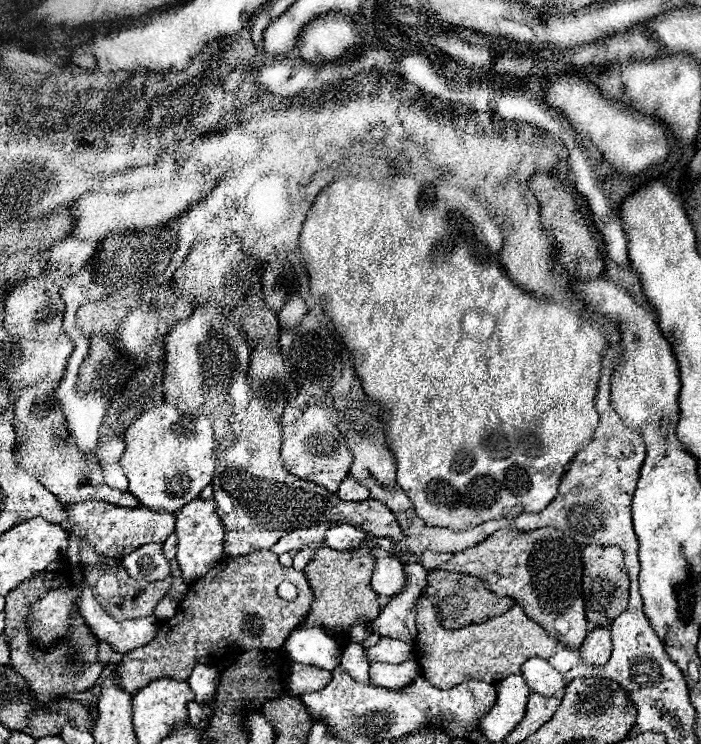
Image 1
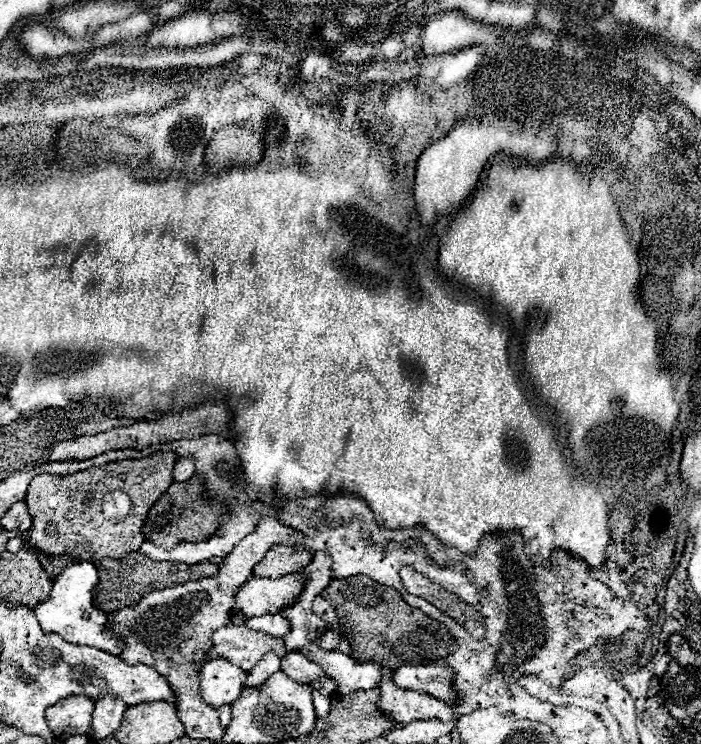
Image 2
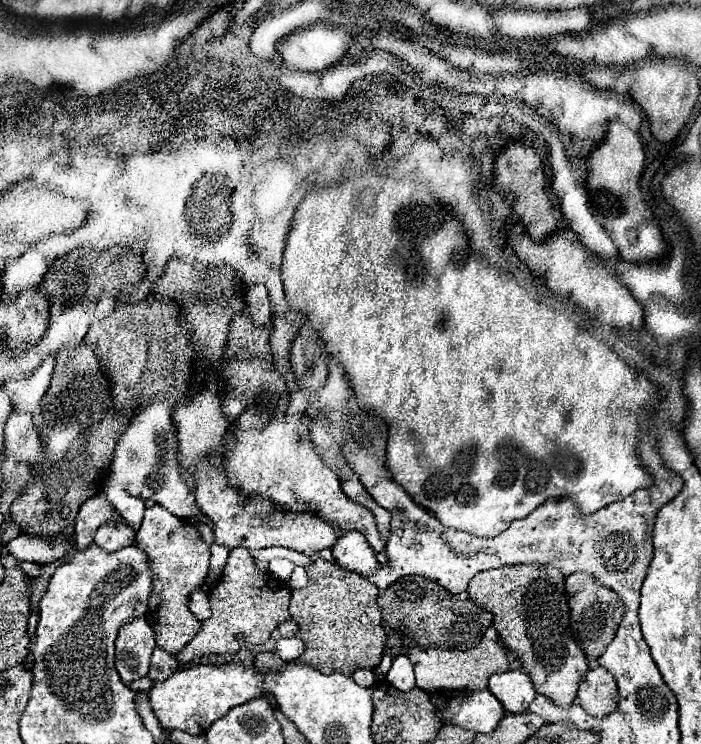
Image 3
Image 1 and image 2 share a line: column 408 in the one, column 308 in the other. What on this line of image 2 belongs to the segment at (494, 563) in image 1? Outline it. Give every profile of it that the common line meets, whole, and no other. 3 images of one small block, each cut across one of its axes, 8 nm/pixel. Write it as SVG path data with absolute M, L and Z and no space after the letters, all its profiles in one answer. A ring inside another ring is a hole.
M276 544L266 552L266 556L254 566L254 576L262 578L274 578L274 576L286 576L290 572L298 572L306 564L310 564L312 554L298 548L298 546L282 546Z

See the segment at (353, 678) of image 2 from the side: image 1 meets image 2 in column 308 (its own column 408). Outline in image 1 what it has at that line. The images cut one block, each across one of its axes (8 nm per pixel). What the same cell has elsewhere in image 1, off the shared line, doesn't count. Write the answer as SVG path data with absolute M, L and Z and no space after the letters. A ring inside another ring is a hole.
M380 638L376 646L366 650L370 662L388 662L388 664L400 664L402 660L410 660L414 656L414 650L410 644L392 640L392 638Z

